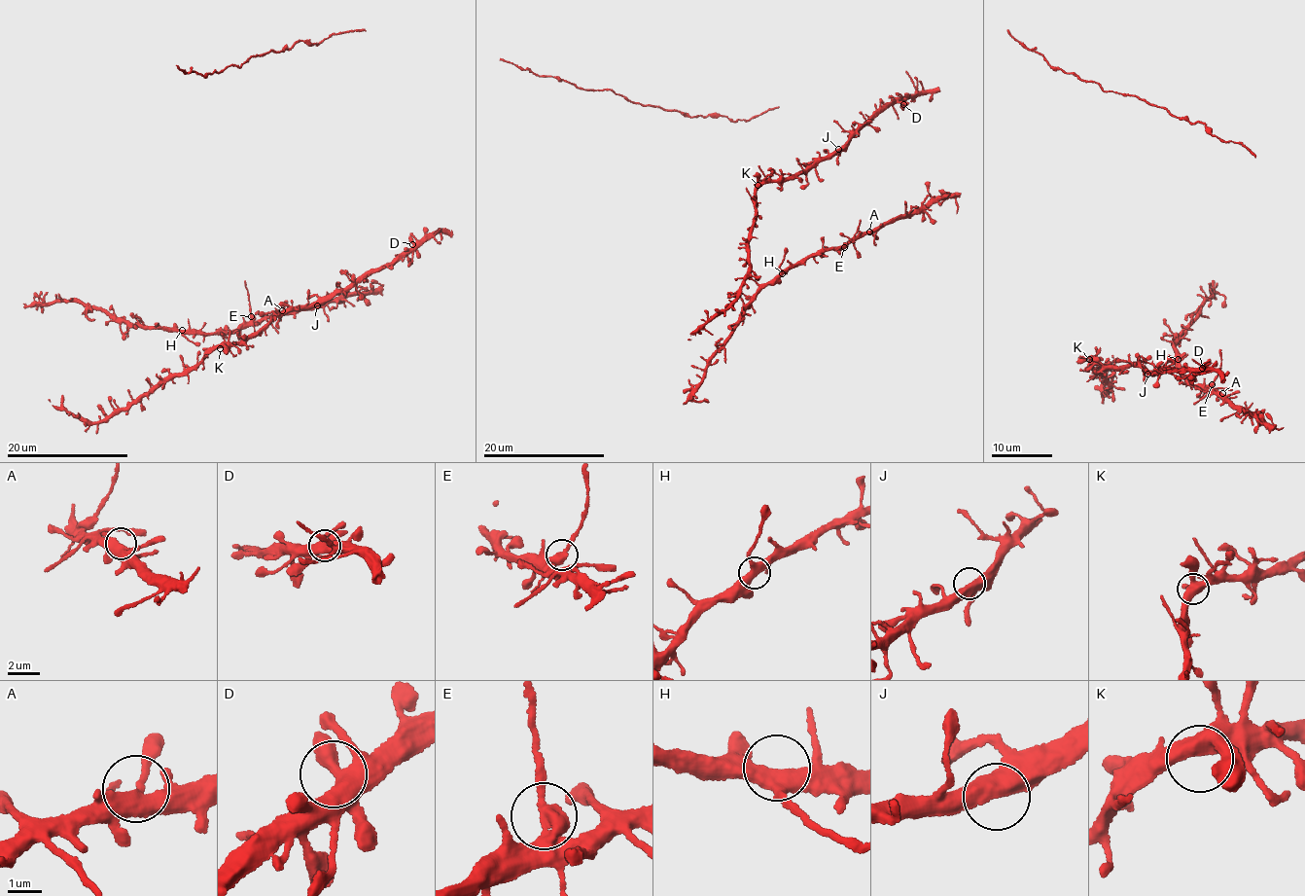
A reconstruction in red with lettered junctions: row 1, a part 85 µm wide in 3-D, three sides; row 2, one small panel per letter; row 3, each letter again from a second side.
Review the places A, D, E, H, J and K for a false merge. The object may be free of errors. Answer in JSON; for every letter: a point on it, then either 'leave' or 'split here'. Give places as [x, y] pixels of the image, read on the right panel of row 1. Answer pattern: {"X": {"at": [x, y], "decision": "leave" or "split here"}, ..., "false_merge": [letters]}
{"A": {"at": [1222, 393], "decision": "leave"}, "D": {"at": [1202, 368], "decision": "leave"}, "E": {"at": [1212, 384], "decision": "split here"}, "H": {"at": [1178, 359], "decision": "leave"}, "J": {"at": [1147, 374], "decision": "leave"}, "K": {"at": [1089, 359], "decision": "leave"}, "false_merge": ["E"]}

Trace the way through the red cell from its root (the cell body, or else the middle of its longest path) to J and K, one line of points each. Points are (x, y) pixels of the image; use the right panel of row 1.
J: (1191, 372), (1182, 367), (1181, 370), (1171, 367), (1147, 374)
K: (1191, 372), (1182, 367), (1181, 370), (1171, 367), (1153, 372), (1131, 362), (1125, 365), (1107, 366), (1089, 359)

